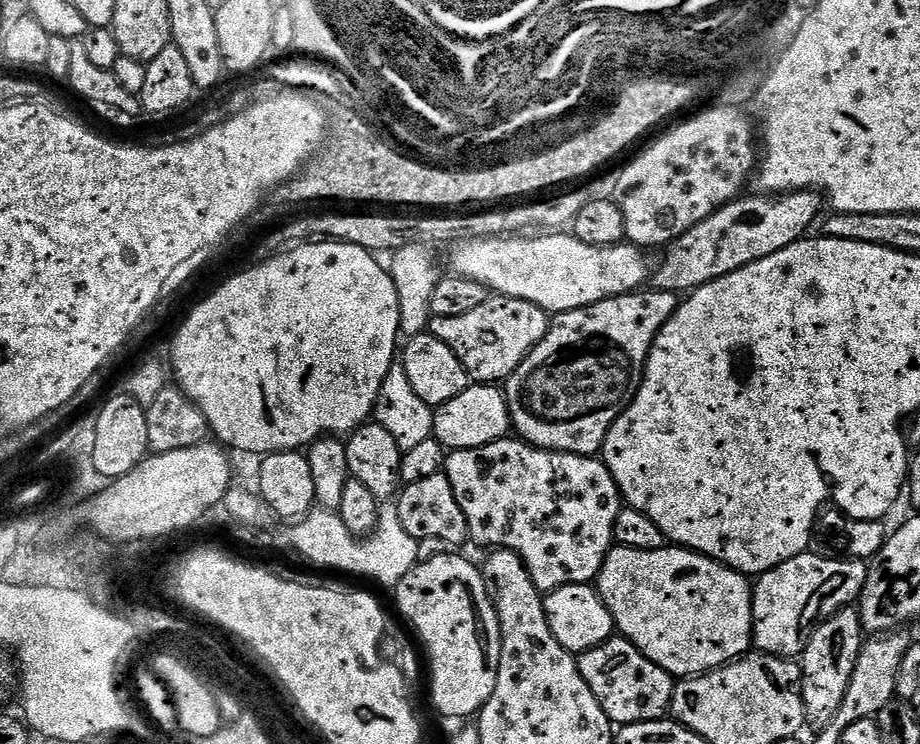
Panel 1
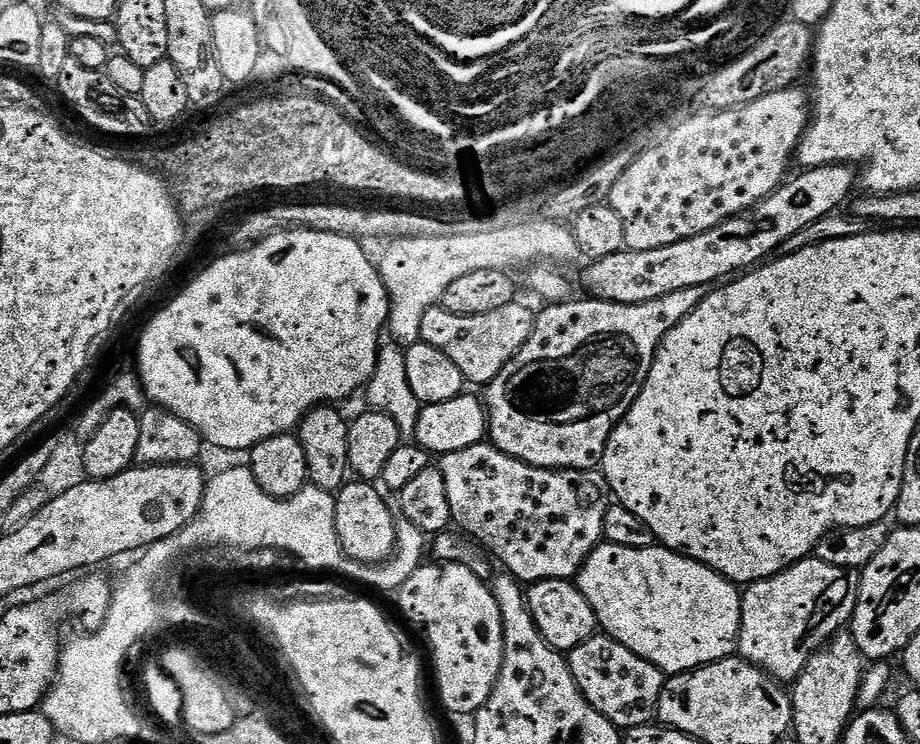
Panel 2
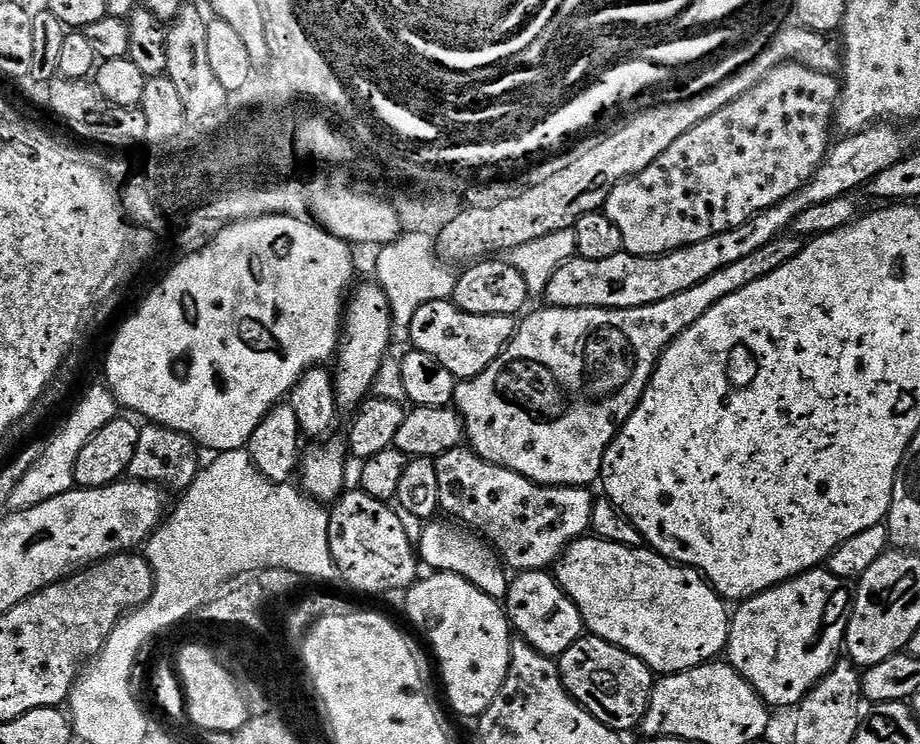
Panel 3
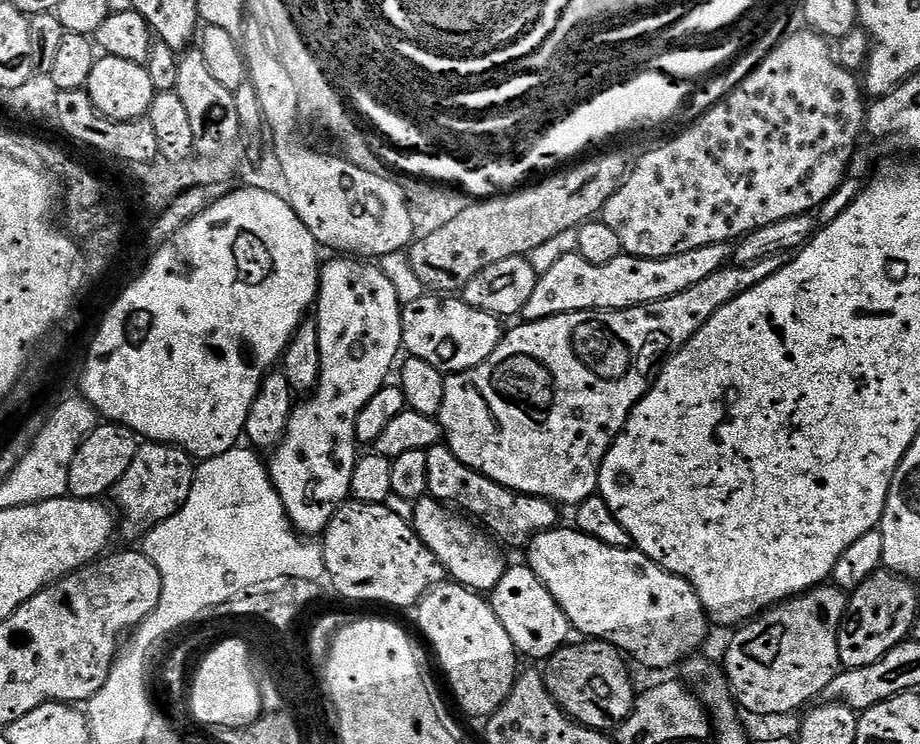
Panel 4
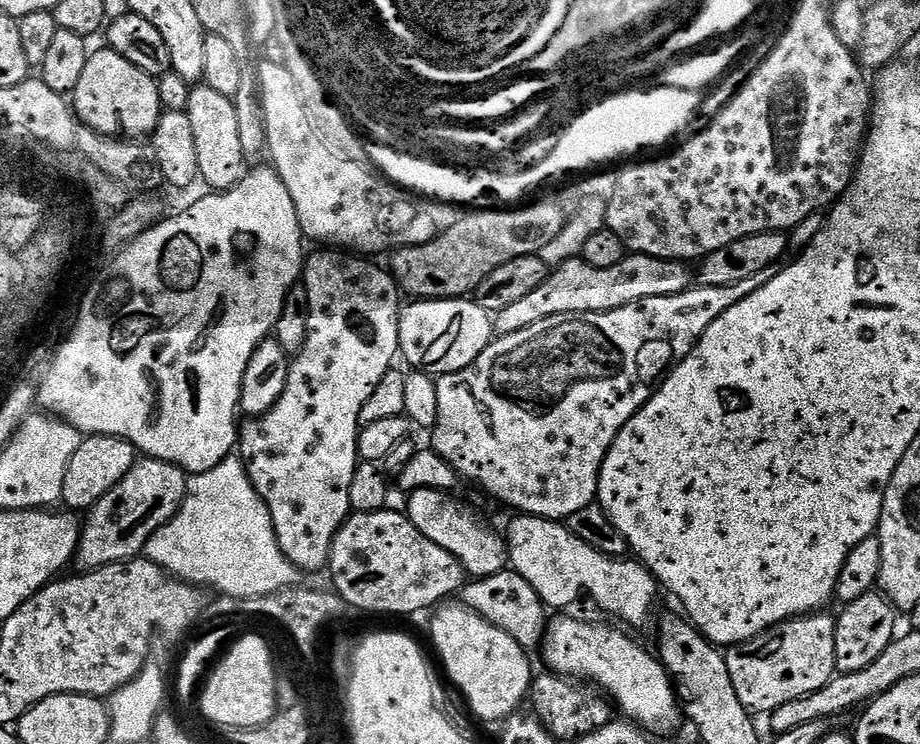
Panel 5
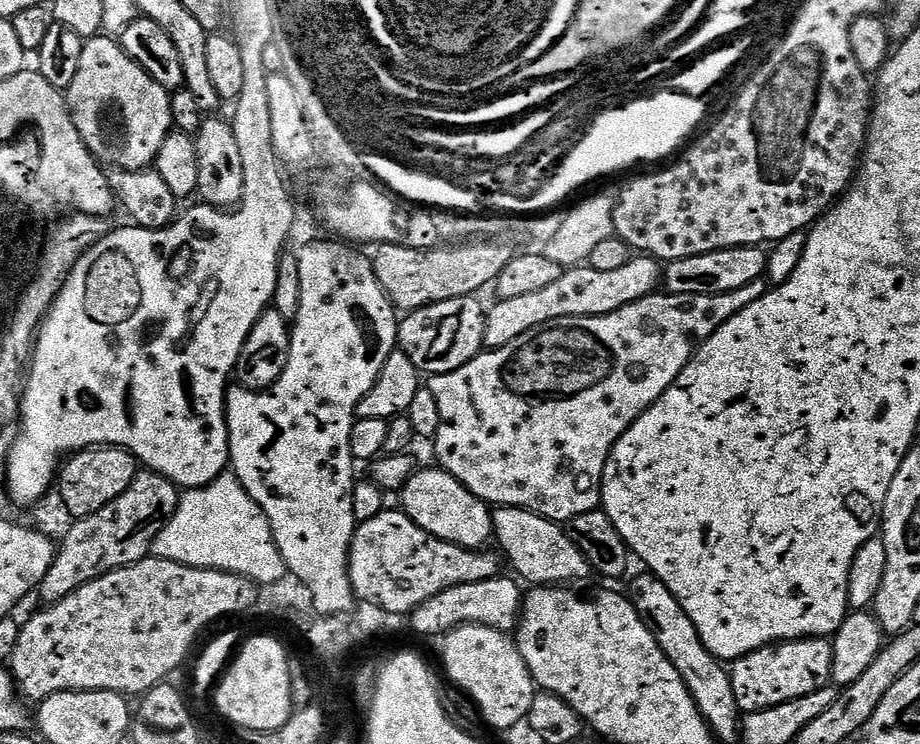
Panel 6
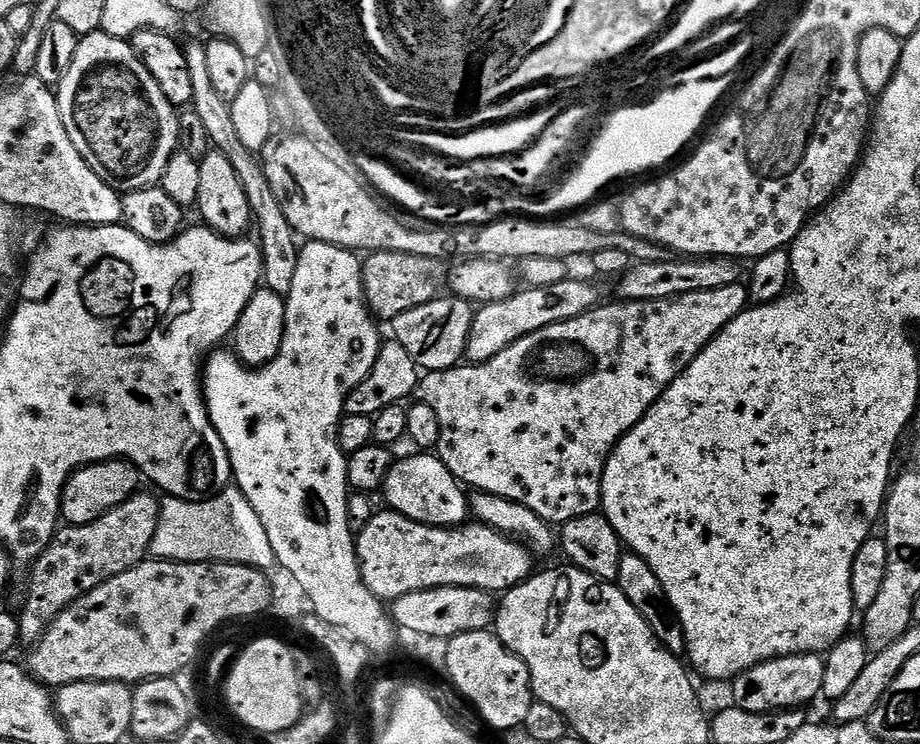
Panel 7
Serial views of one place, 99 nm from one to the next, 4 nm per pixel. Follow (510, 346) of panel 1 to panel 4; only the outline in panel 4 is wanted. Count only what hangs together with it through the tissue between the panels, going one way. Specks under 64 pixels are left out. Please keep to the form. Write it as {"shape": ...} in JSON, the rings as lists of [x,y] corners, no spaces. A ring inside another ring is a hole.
{"shape":[[[426,294],[412,304],[403,305],[402,338],[403,351],[408,356],[430,362],[439,372],[451,374],[477,368],[500,344],[501,317],[491,316],[482,310],[474,310],[462,298],[441,298]]]}

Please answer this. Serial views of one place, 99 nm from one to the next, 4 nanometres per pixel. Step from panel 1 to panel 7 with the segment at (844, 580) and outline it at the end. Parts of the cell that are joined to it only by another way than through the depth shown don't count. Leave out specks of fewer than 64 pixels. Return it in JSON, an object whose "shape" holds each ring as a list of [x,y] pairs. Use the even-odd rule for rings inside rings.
{"shape":[[[815,652],[779,656],[762,662],[731,681],[731,703],[751,712],[782,712],[786,708],[804,708],[822,693],[824,656]]]}

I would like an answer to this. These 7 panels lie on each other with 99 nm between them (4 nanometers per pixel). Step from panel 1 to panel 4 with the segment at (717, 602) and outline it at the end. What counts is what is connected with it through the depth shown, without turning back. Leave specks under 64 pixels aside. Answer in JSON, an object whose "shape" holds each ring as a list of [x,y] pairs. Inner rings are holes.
{"shape":[[[557,526],[539,532],[527,545],[527,567],[542,578],[546,590],[554,594],[554,600],[566,614],[573,629],[581,632],[581,637],[594,640],[605,640],[627,654],[633,661],[645,664],[648,668],[672,668],[683,665],[693,654],[699,653],[708,636],[710,621],[694,586],[681,576],[673,576],[662,566],[658,566],[646,554],[635,547],[615,548],[598,542],[598,538],[590,538],[582,534],[575,526],[563,528]]]}

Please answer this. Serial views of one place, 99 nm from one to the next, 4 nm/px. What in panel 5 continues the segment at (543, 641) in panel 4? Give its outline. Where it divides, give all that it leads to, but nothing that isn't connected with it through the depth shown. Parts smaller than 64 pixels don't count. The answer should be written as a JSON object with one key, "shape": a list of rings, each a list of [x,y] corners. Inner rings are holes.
{"shape":[[[505,570],[493,576],[469,579],[462,589],[462,603],[486,618],[486,622],[498,626],[498,630],[506,630],[506,634],[510,634],[510,638],[514,638],[514,642],[521,644],[525,650],[541,647],[546,627],[546,605],[541,602],[534,586],[530,586],[530,582],[517,572]]]}

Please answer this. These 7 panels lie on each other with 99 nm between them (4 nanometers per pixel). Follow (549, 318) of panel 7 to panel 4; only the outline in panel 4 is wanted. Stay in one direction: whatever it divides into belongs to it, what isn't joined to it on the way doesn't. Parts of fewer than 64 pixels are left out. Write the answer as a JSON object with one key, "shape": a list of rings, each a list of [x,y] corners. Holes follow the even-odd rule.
{"shape":[[[711,244],[702,246],[702,250],[690,250],[686,254],[674,254],[670,258],[651,260],[650,258],[638,258],[637,256],[623,255],[614,258],[614,262],[606,262],[606,266],[594,266],[594,262],[586,262],[579,254],[563,256],[550,266],[550,270],[539,273],[534,295],[526,301],[522,316],[525,321],[541,320],[567,312],[610,312],[622,308],[636,308],[639,304],[649,304],[670,298],[674,294],[682,294],[682,290],[690,290],[690,286],[698,286],[710,278],[718,269],[725,267],[730,260],[730,248],[726,244]]]}

